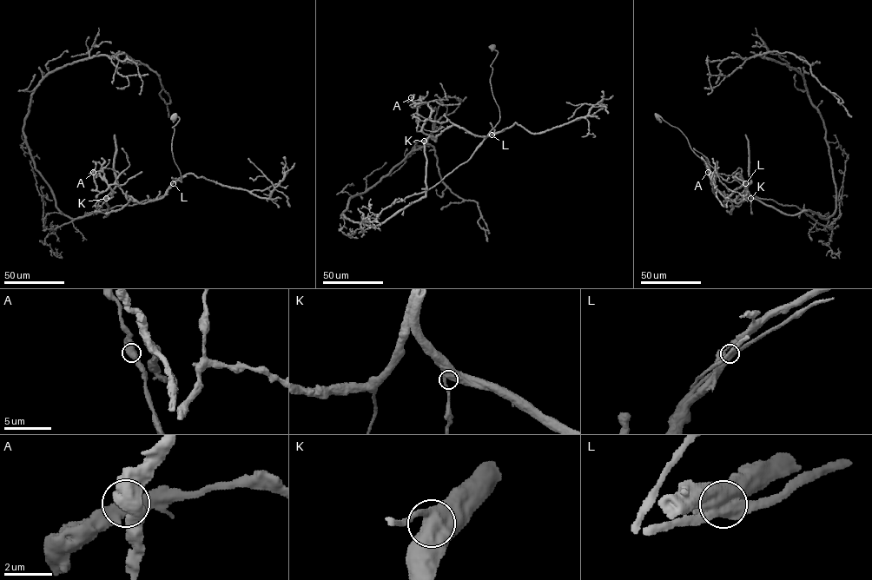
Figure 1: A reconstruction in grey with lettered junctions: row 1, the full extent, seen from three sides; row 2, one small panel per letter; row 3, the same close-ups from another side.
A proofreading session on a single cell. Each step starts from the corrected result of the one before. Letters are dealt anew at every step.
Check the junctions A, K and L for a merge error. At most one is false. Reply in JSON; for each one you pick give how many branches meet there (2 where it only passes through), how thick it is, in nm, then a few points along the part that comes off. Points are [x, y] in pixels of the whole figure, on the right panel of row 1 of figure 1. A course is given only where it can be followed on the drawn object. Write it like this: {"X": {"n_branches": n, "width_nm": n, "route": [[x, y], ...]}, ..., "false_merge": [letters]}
{"L": {"n_branches": 2, "width_nm": 700, "route": [[745, 183], [752, 195], [796, 205], [832, 228], [830, 224], [840, 214], [847, 155], [837, 141], [829, 143]]}, "false_merge": ["L"]}

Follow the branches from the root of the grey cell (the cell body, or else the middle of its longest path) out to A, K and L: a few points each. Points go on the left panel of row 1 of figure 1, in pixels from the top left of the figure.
A: (173, 116), (181, 182), (162, 197), (139, 203), (117, 185), (104, 199), (112, 190), (99, 192), (93, 172)
K: (173, 116), (179, 120), (172, 127), (172, 151), (181, 182), (145, 203), (117, 185), (106, 198)
L: (173, 116), (179, 120), (172, 127), (172, 151), (181, 182), (177, 180), (173, 183)

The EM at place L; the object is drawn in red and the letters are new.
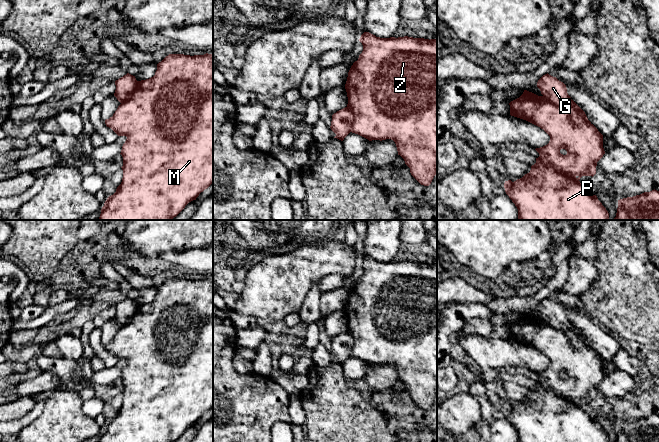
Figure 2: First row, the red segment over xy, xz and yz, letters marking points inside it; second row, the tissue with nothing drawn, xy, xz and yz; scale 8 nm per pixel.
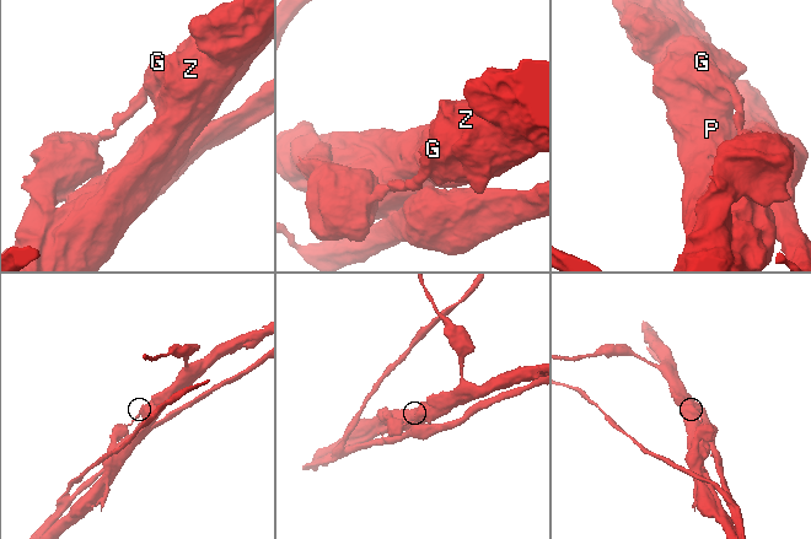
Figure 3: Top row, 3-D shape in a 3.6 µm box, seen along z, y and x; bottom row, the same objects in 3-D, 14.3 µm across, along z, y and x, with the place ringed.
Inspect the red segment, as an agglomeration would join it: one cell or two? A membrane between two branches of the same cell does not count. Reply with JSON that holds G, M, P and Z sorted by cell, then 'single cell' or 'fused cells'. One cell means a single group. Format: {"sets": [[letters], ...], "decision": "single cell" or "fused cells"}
{"sets": [["G"], ["M", "P", "Z"]], "decision": "fused cells"}

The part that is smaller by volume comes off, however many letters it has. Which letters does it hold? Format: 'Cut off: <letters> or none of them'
Cut off: G

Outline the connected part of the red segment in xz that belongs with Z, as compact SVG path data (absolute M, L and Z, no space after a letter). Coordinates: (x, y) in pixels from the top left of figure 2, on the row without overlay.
M364 256L359 265L363 275L351 290L345 308L347 331L354 339L351 356L369 365L393 364L411 399L421 409L429 410L437 391L437 263L380 262Z

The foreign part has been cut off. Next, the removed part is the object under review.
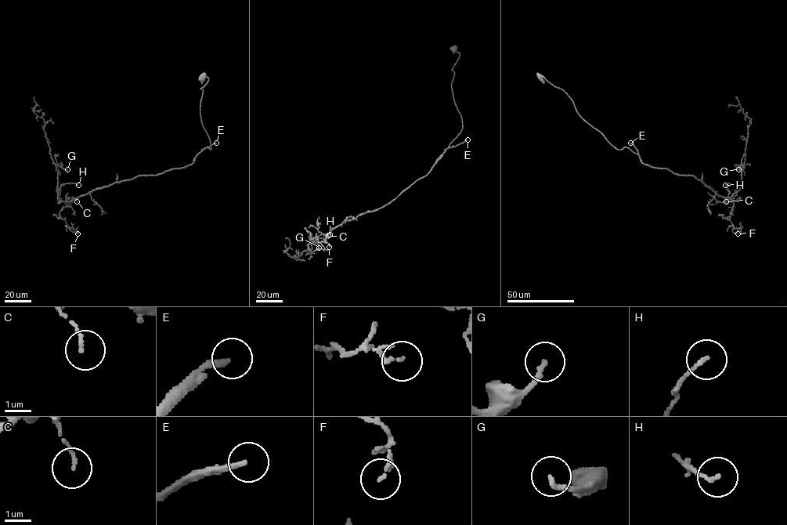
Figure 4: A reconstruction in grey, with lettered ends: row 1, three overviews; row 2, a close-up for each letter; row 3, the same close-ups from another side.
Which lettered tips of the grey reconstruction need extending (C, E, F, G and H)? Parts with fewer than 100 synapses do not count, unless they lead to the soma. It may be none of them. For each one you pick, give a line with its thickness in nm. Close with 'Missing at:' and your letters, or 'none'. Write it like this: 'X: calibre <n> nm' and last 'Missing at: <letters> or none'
E: calibre 190 nm
Missing at: E

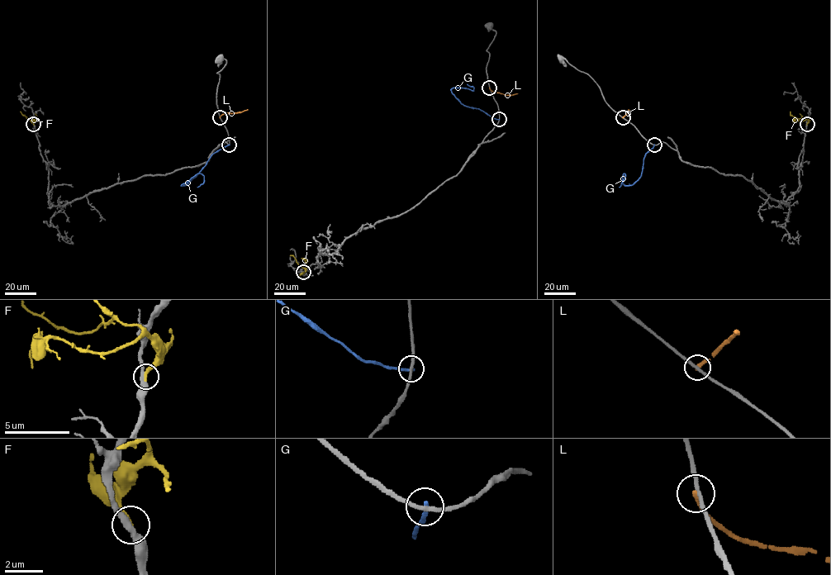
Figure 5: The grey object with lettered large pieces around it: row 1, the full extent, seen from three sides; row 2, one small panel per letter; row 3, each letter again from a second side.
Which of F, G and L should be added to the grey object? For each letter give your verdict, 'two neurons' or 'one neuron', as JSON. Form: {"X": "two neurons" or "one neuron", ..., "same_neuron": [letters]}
{"F": "one neuron", "G": "two neurons", "L": "two neurons", "same_neuron": ["F"]}

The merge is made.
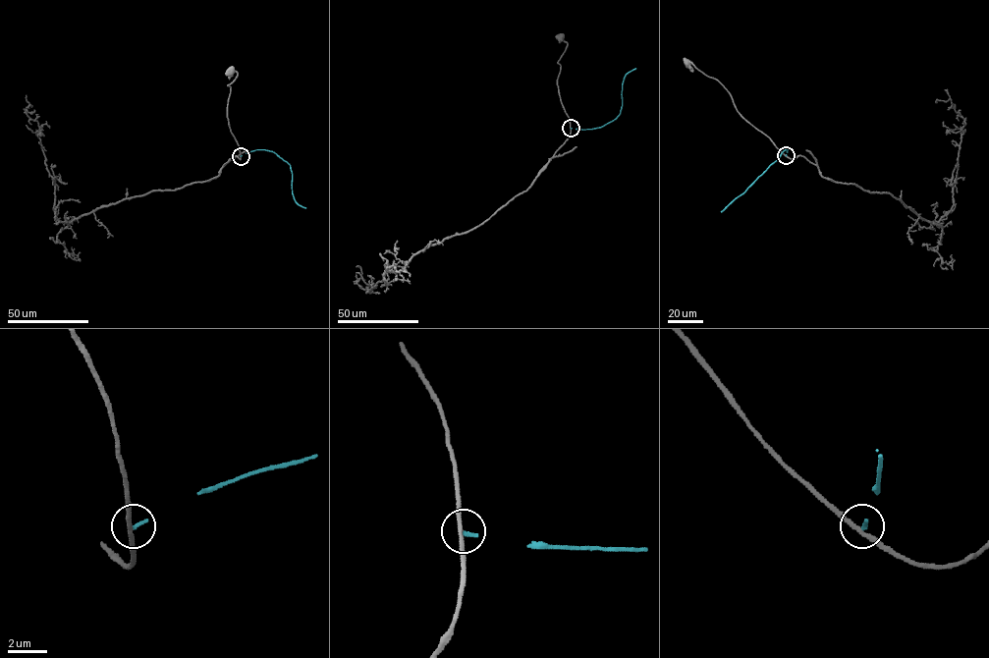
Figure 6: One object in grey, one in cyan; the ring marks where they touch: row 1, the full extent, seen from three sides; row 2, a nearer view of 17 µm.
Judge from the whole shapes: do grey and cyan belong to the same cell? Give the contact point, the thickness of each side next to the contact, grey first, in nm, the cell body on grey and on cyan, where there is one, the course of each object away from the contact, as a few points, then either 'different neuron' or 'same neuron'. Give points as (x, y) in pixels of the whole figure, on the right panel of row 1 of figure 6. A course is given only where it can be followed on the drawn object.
place (786, 155); calibres 200 and 180 nm; soma grey (686, 63); soma cyan none; course grey (786, 155), (740, 114), (731, 95), (718, 81), (690, 62), (686, 63); course cyan (786, 155), (787, 148), (721, 212); different neuron

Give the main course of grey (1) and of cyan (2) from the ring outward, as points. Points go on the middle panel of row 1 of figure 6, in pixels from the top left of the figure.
1: (571, 128), (558, 85), (560, 70), (558, 63), (568, 44), (559, 35)
2: (571, 128), (593, 129), (615, 119), (622, 106), (624, 78), (635, 68)

